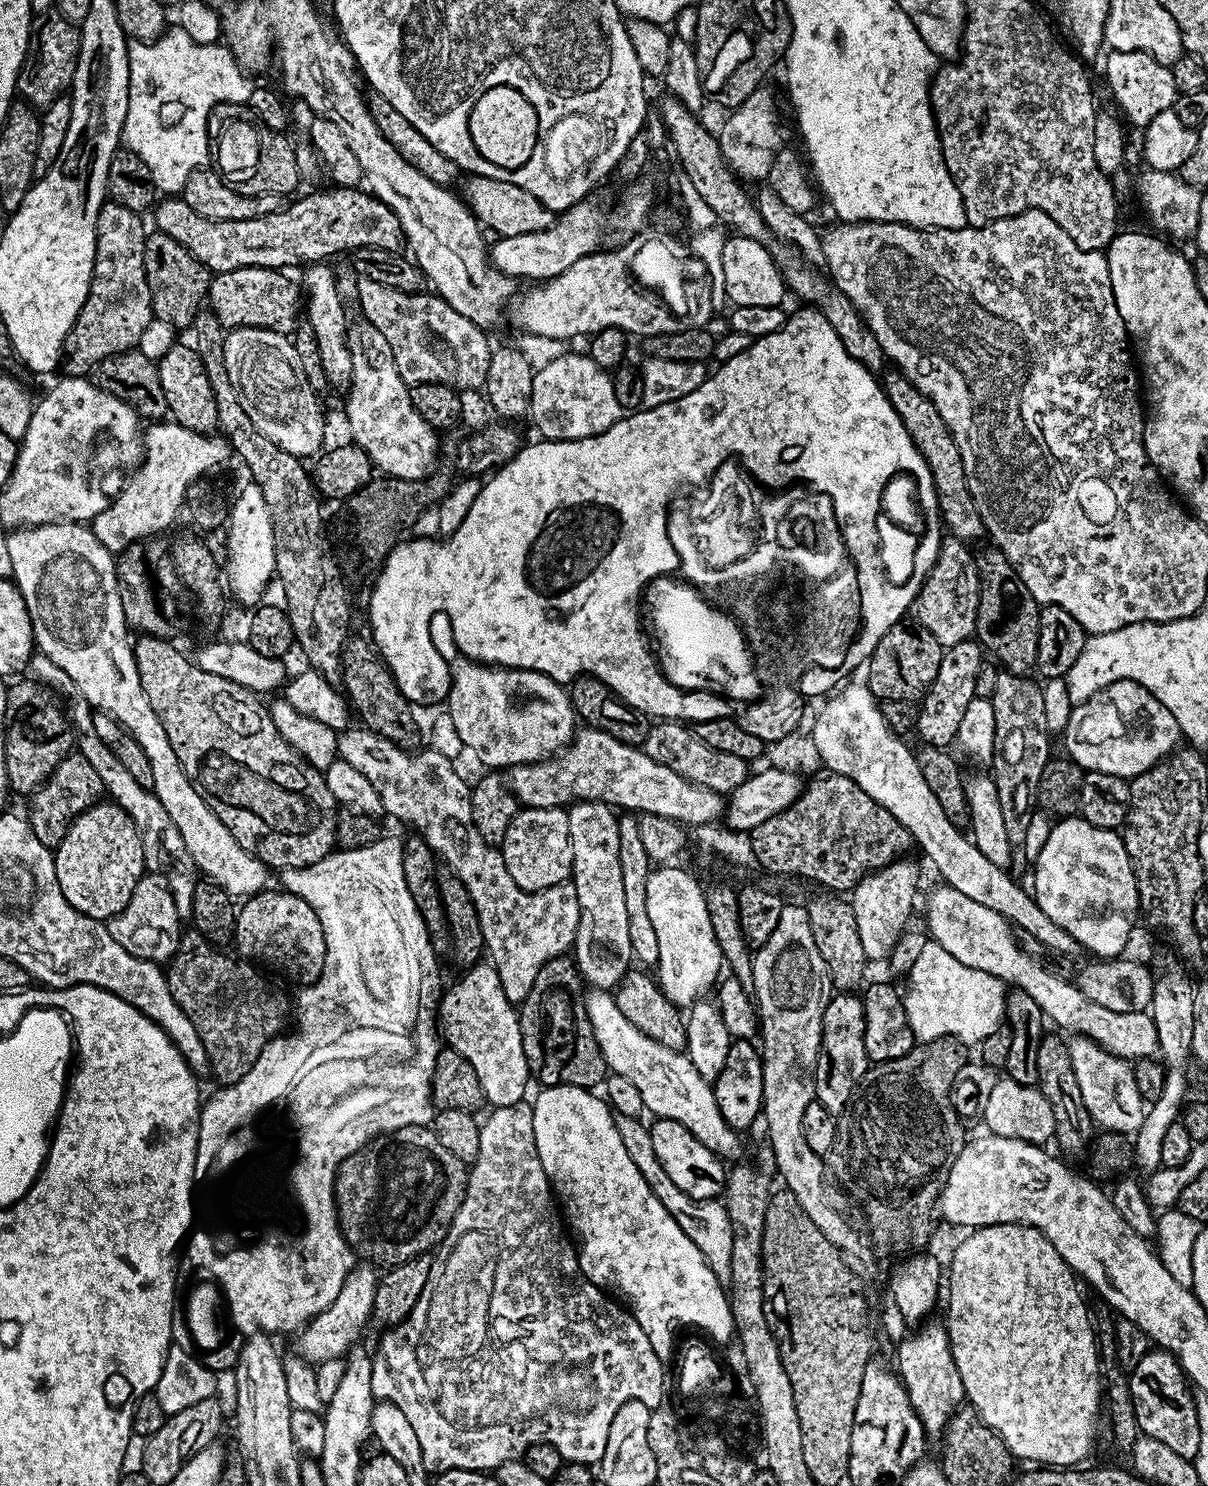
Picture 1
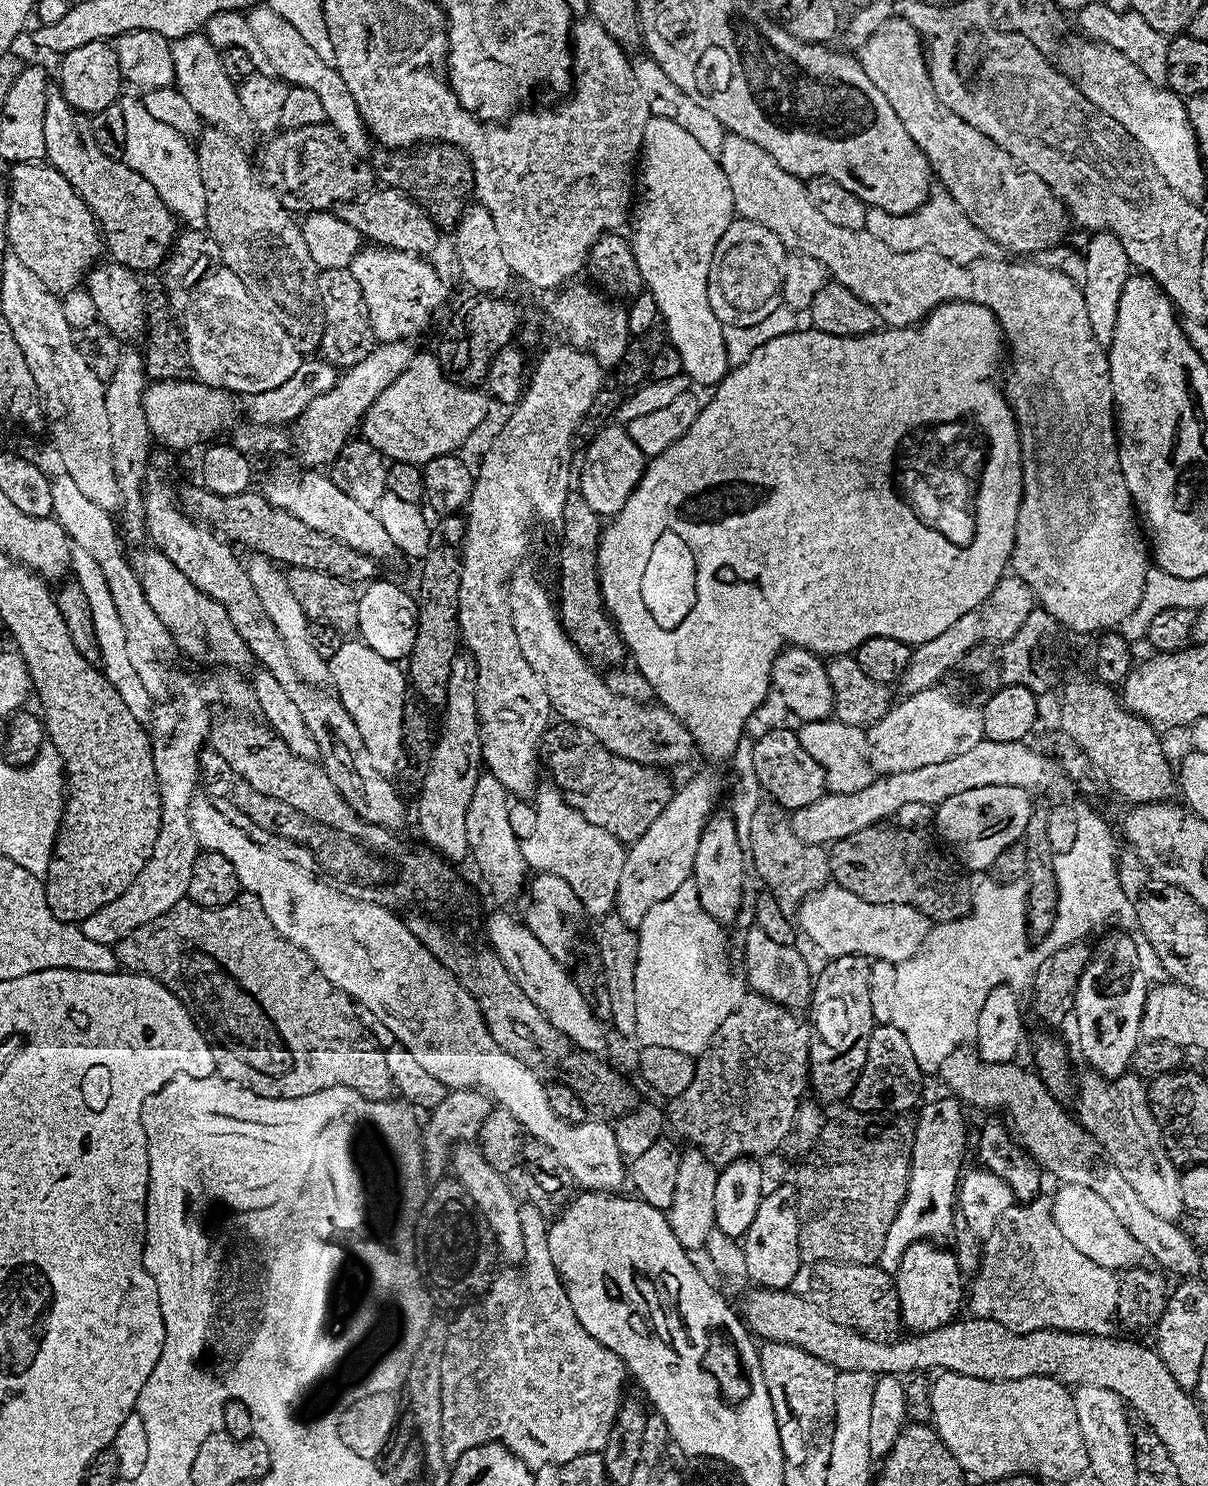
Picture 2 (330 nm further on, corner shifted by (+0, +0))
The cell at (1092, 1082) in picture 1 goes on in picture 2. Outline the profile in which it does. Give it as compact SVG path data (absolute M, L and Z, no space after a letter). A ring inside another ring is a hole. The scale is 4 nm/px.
M1092 1070L1085 1073L1084 1077L1079 1077L1078 1095L1074 1100L1078 1123L1104 1147L1114 1166L1122 1170L1122 1178L1134 1186L1138 1198L1142 1198L1153 1214L1158 1214L1158 1218L1163 1220L1179 1221L1185 1215L1180 1172L1164 1149L1160 1128L1148 1105L1145 1081L1135 1074L1105 1078Z

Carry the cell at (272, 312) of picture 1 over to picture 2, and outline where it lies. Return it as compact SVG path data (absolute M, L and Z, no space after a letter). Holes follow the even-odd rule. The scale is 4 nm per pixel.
M346 270L329 276L317 275L316 294L322 309L319 351L323 359L337 370L347 370L365 363L369 359L368 355L374 352L374 337L368 312L364 309L364 295L356 279Z

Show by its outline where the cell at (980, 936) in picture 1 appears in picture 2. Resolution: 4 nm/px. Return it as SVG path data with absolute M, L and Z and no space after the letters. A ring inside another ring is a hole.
M828 882L801 901L798 928L825 952L825 957L866 956L899 962L920 951L930 931L930 921L916 908L905 904L871 904L858 898L858 894Z

